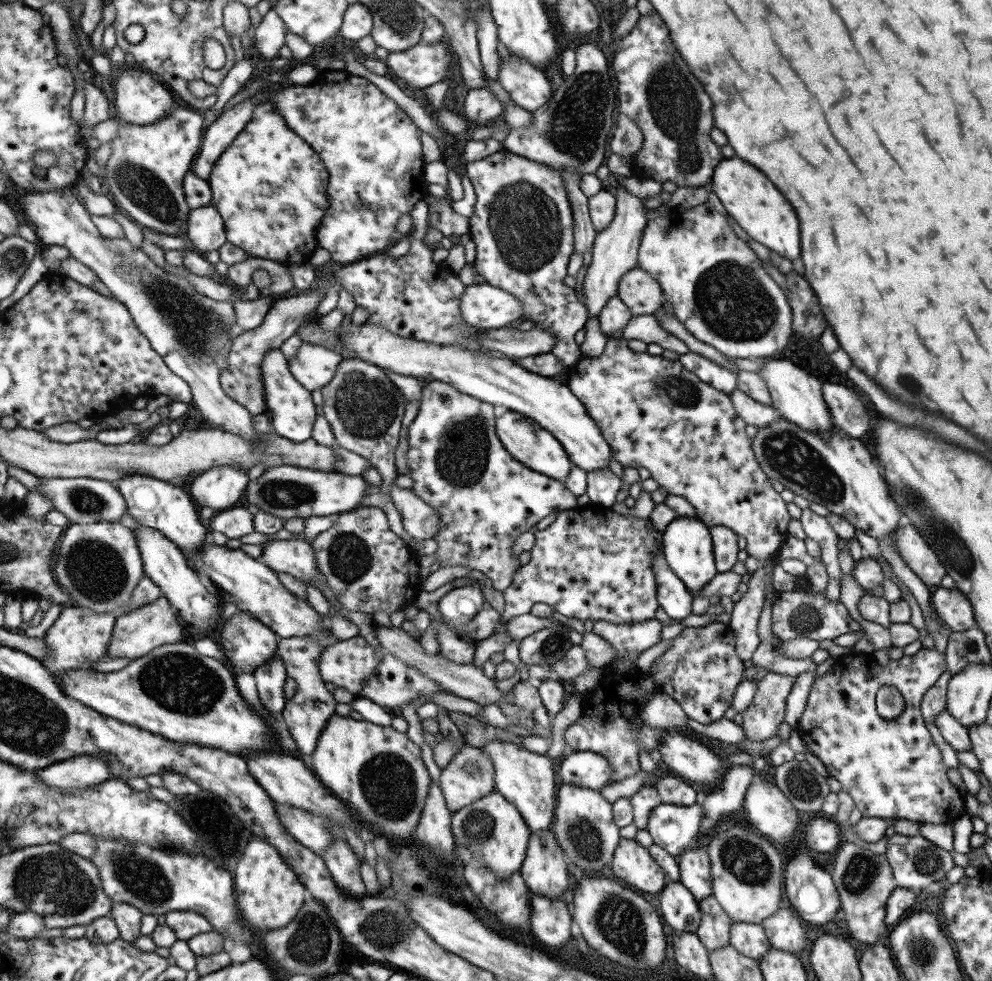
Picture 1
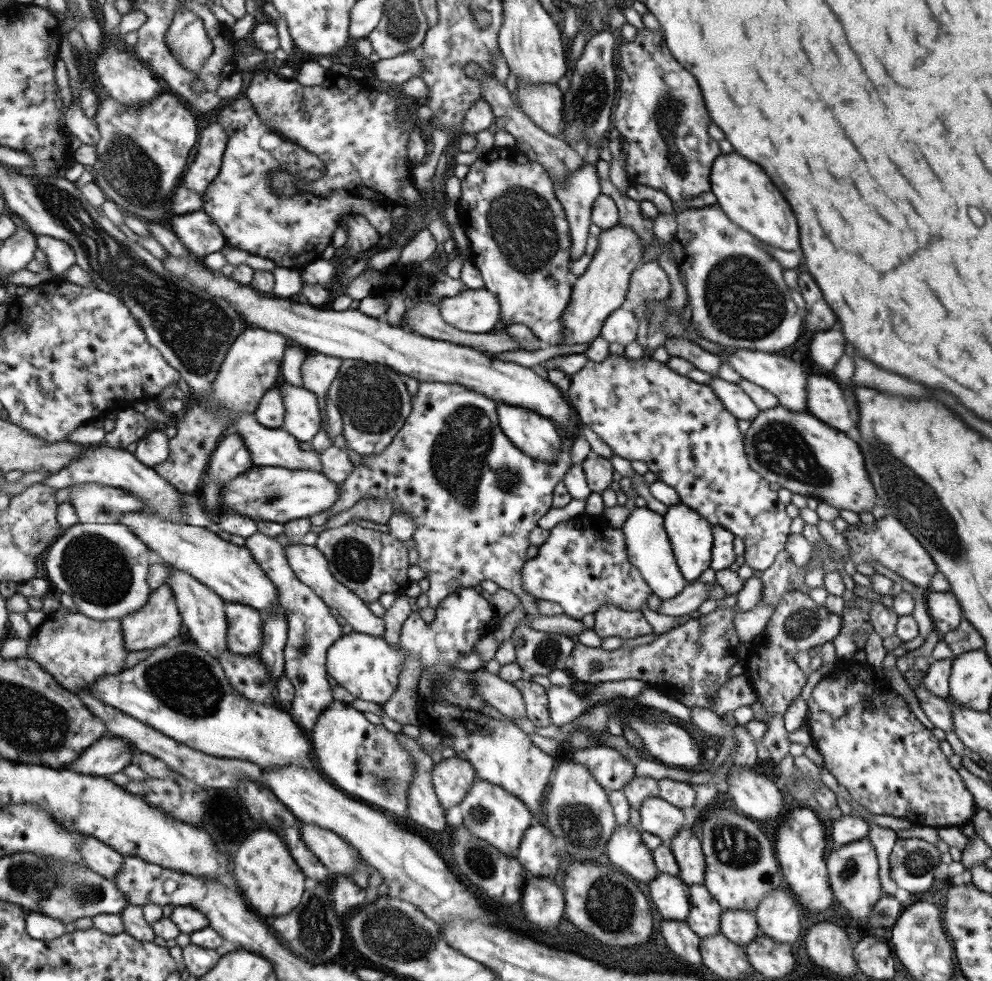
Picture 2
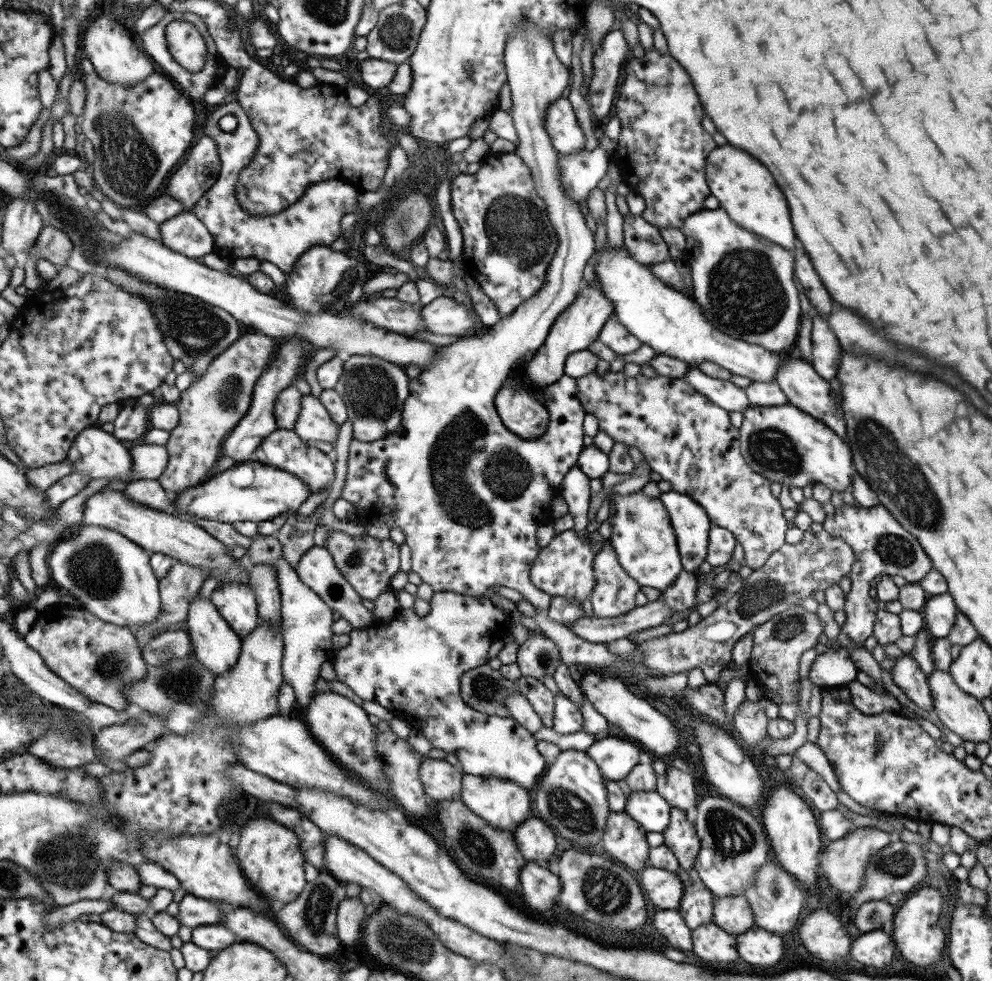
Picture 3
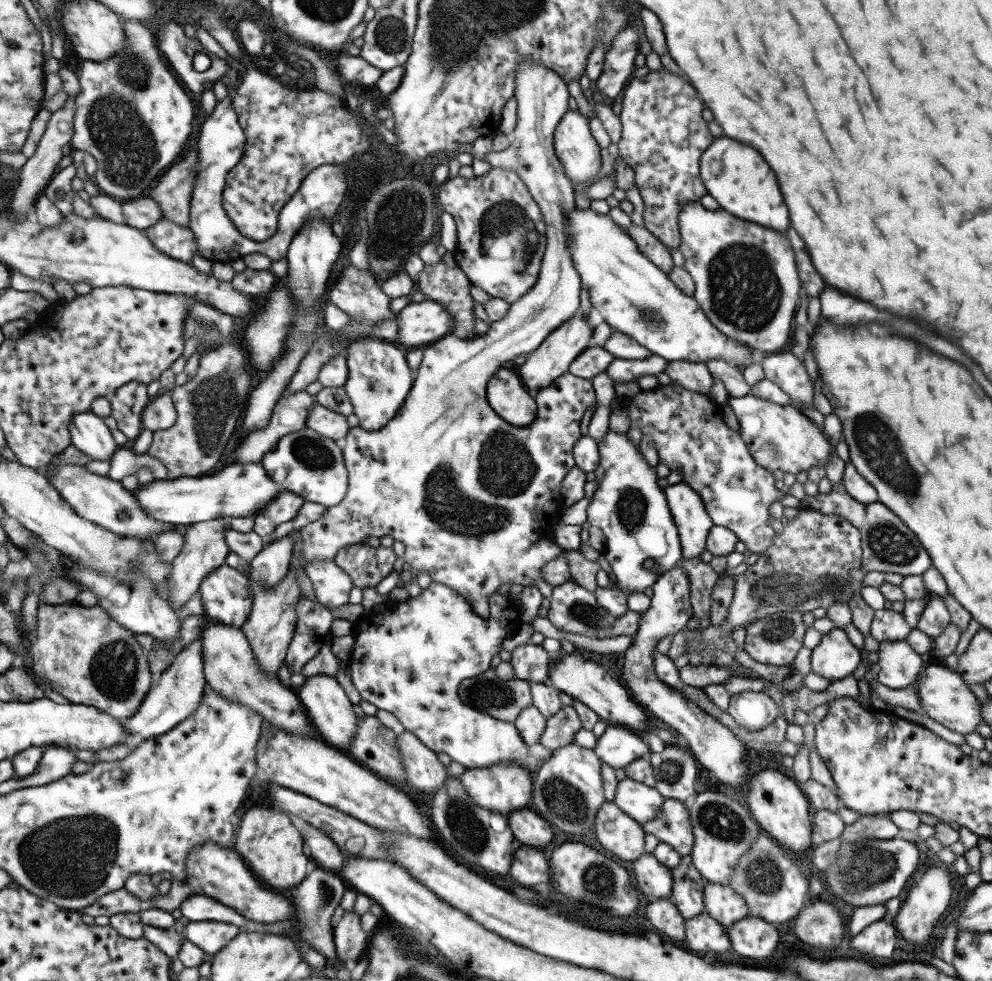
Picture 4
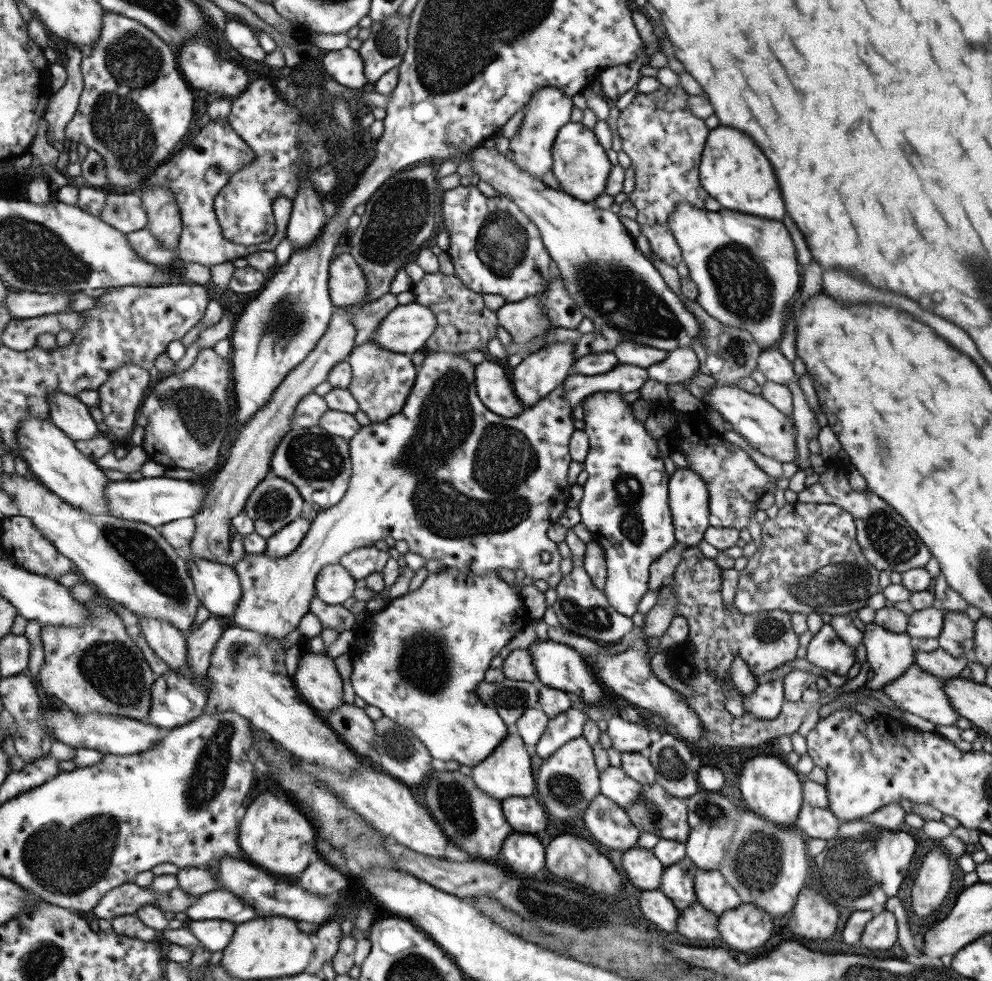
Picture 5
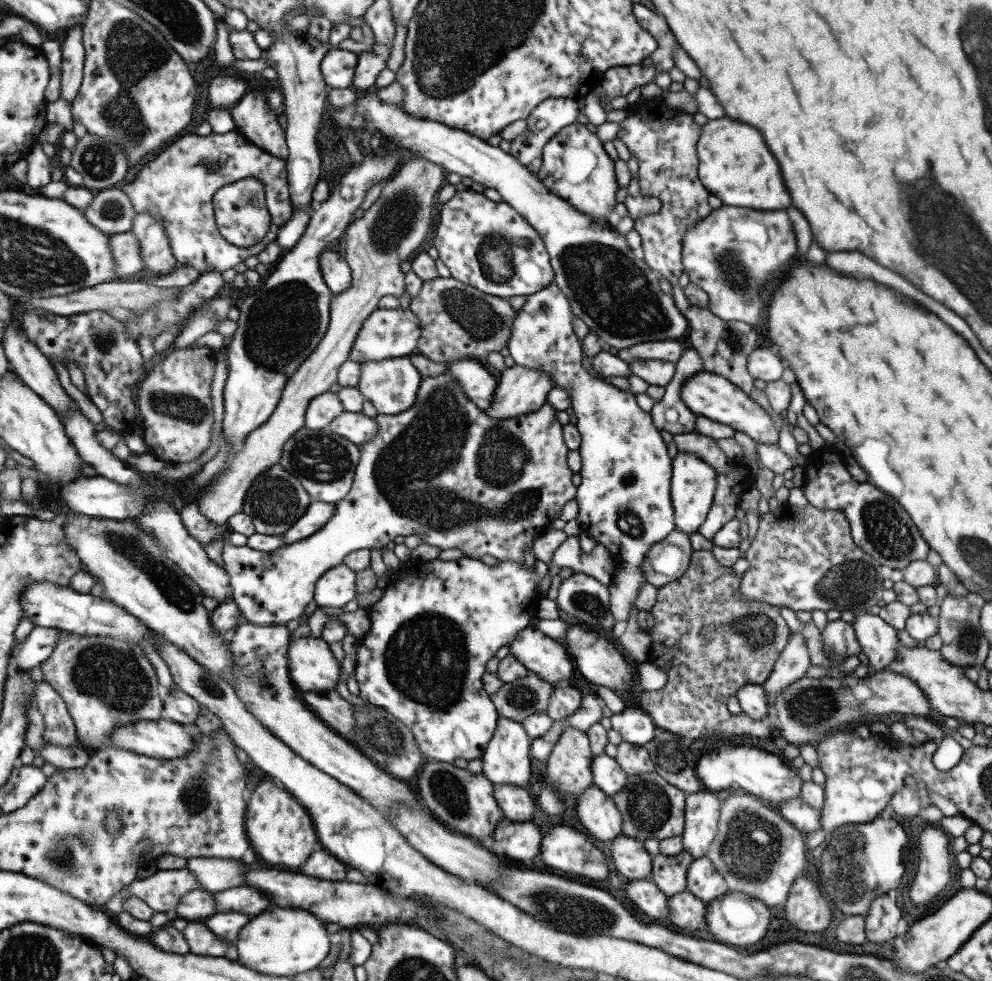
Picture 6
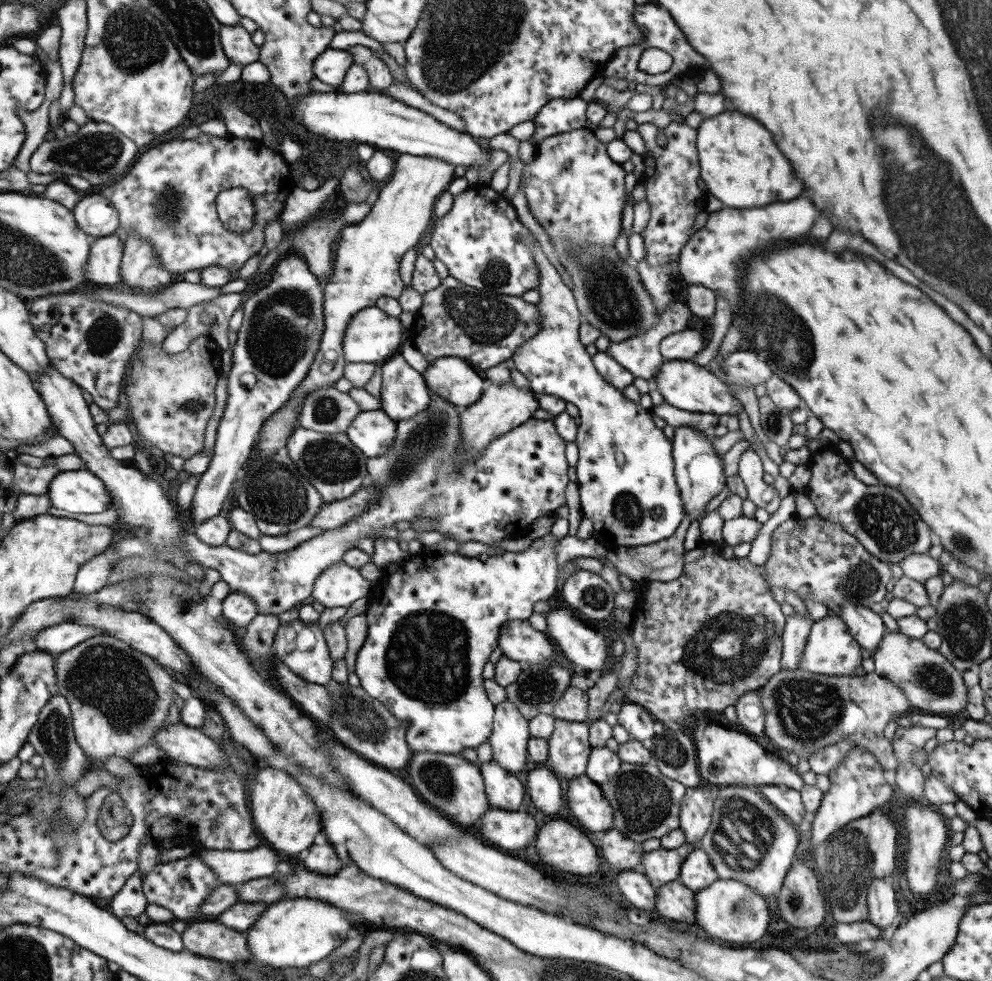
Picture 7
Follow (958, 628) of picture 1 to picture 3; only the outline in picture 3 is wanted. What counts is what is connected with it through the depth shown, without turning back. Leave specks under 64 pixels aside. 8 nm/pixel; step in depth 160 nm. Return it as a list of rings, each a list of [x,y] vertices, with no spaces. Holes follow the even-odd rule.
[[[948,593],[930,597],[921,608],[925,631],[930,638],[943,638],[949,634],[954,623],[956,609]]]

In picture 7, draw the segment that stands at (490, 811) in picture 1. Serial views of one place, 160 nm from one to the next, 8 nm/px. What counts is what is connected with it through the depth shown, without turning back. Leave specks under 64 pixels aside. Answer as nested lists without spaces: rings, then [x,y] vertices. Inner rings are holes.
[[[507,699],[494,705],[492,729],[488,740],[492,759],[512,775],[521,772],[528,761],[526,742],[530,734],[527,721]]]

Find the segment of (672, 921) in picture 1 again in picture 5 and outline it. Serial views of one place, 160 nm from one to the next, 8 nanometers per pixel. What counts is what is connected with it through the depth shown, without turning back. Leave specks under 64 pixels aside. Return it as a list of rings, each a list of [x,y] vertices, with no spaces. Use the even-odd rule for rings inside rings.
[[[635,846],[619,852],[617,858],[621,860],[617,866],[622,869],[623,876],[627,876],[637,888],[641,890],[658,888],[663,866],[651,851]]]

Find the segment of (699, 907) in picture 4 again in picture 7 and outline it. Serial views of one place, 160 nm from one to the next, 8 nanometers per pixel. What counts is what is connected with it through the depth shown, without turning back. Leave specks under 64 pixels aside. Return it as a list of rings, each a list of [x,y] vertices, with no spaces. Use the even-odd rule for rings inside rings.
[[[683,843],[674,849],[664,849],[643,852],[640,858],[640,871],[649,879],[653,888],[662,884],[678,880],[678,872],[681,861],[695,846],[691,843]]]

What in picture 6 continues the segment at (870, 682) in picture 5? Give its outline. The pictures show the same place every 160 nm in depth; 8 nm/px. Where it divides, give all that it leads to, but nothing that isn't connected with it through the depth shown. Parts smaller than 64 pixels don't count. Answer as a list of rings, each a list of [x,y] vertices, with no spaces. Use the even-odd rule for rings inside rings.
[[[859,612],[850,625],[867,663],[875,672],[883,671],[897,654],[897,630],[889,626],[879,615]]]

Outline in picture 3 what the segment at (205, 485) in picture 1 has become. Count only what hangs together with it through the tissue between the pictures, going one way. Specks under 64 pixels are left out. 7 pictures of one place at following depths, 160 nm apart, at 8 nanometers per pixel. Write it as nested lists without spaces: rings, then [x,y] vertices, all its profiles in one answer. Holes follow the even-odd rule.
[[[292,336],[285,339],[277,348],[277,354],[267,368],[258,376],[252,388],[250,405],[243,418],[237,422],[236,426],[231,430],[231,434],[222,442],[221,451],[224,456],[230,456],[235,461],[235,464],[243,461],[251,460],[254,450],[261,444],[261,440],[270,432],[276,429],[275,419],[273,416],[273,403],[275,397],[289,385],[295,381],[295,374],[300,367],[299,359],[303,350],[301,349],[303,339],[301,337]]]

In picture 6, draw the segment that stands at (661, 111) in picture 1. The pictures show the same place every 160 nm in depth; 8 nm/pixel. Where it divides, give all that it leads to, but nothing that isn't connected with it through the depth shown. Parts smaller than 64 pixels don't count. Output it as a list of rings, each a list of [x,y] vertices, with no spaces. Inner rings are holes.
[[[645,99],[641,108],[631,112],[630,117],[620,122],[616,137],[633,154],[639,166],[638,185],[643,196],[652,196],[660,202],[660,209],[653,214],[642,214],[634,221],[633,228],[641,240],[642,260],[670,286],[677,284],[682,273],[681,249],[684,230],[704,219],[710,213],[706,188],[698,179],[696,142],[700,126],[692,115],[675,112],[659,99]],[[655,109],[667,110],[666,119],[646,118]]]

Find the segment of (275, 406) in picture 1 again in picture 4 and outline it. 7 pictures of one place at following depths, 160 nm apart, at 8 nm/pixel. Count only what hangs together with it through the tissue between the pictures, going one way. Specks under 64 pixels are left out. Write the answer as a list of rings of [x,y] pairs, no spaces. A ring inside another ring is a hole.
[[[317,401],[308,409],[305,427],[332,441],[343,438],[349,429],[347,420],[342,414],[331,412]]]

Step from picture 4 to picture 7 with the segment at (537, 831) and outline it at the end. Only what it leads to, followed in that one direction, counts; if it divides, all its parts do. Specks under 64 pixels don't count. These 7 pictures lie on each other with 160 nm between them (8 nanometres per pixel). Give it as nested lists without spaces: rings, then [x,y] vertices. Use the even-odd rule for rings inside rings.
[[[493,759],[480,764],[478,769],[489,805],[508,811],[519,811],[525,798],[525,790],[515,775],[503,770]]]

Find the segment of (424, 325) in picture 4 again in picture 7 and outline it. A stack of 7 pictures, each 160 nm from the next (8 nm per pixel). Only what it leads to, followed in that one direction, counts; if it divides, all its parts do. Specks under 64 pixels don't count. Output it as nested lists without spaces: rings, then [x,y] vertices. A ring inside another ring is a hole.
[[[375,305],[358,311],[343,331],[341,346],[346,362],[384,362],[400,351],[402,342],[408,337],[407,328],[399,323],[399,318],[388,316]]]

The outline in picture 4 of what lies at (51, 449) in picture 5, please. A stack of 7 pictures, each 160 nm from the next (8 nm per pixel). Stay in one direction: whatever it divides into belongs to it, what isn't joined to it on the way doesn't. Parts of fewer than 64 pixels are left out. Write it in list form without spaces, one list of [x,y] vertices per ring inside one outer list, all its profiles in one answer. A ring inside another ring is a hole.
[[[69,463],[59,465],[48,474],[51,483],[54,483],[62,497],[66,499],[75,512],[82,518],[95,522],[97,526],[109,532],[117,533],[125,538],[139,538],[139,540],[154,540],[161,533],[179,530],[179,526],[155,521],[143,513],[138,505],[137,498],[121,486],[120,481],[109,478],[108,475],[93,474],[86,465]]]

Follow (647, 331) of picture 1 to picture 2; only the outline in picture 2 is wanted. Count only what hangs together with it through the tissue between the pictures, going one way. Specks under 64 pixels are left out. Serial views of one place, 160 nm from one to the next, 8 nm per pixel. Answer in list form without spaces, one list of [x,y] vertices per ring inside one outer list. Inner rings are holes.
[[[666,338],[664,348],[669,356],[679,357],[690,362],[697,370],[716,376],[722,361],[714,353],[702,349],[695,343],[680,340],[680,338]]]

